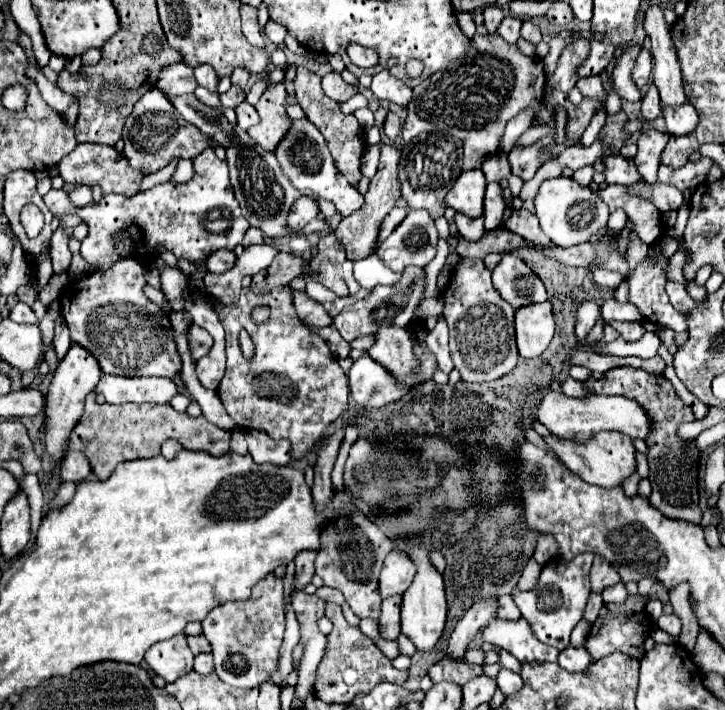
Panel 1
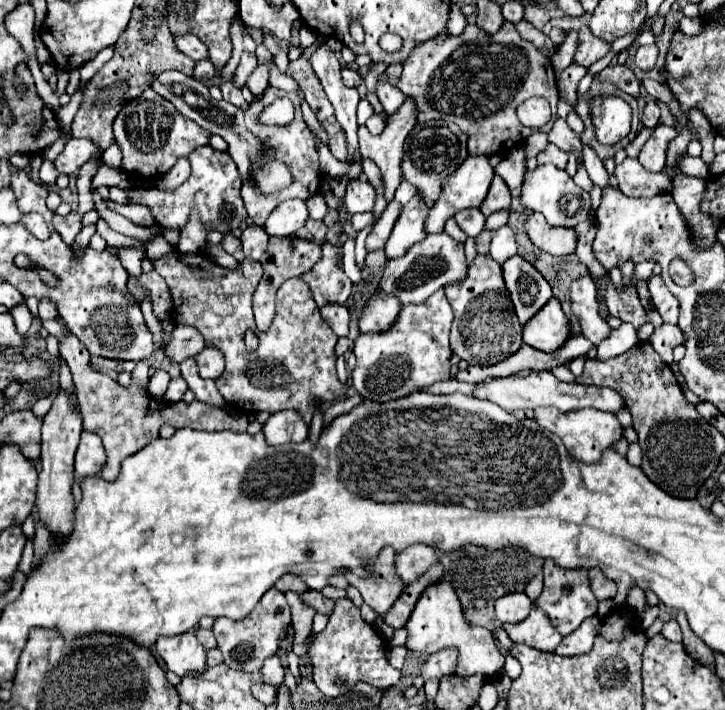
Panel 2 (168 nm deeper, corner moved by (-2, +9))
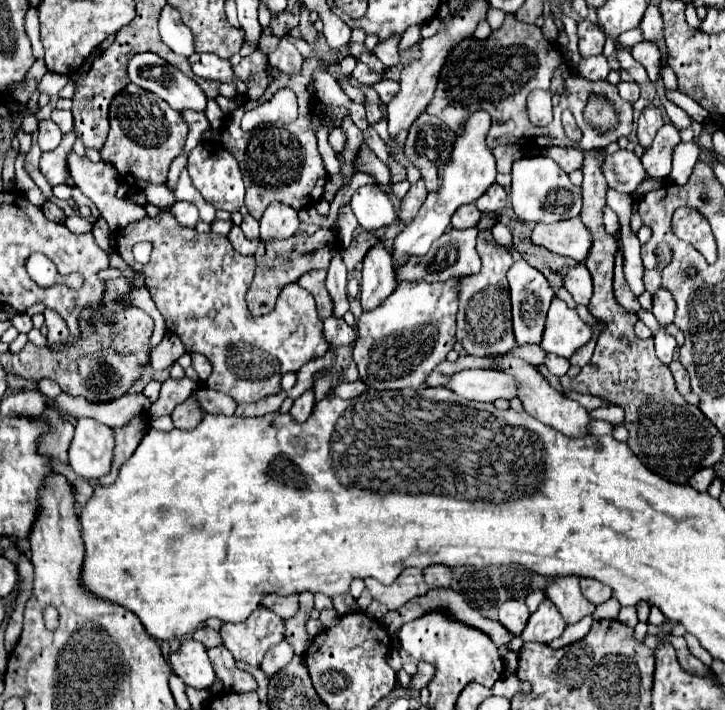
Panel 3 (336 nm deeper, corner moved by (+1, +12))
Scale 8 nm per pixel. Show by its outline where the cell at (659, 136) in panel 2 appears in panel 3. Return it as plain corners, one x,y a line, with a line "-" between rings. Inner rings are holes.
664,124
652,146
644,152
642,164
652,178
668,178
672,170
672,152
680,142
680,134
672,124

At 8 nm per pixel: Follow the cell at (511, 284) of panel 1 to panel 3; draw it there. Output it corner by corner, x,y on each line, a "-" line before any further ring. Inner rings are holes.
518,260
508,270
508,282
510,282
510,296
512,296
512,322
514,322
514,338
518,346
524,344
540,344
544,334
544,322
550,308
550,302
554,298
554,290
550,288
548,280
542,272
532,268
526,260

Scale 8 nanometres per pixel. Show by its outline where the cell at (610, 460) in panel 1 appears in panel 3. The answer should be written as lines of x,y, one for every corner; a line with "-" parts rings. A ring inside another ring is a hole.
492,356
496,358
496,364
492,366
494,370
500,370
500,372
506,372
514,378
516,382
516,392
518,392
518,398
522,400
522,406
524,410
534,416
536,420
552,426
554,430
566,434
568,438
584,438
588,436
588,422
590,422
590,416
588,416
588,410
584,410
578,402
566,398
562,392
554,390
546,380
544,376
538,372
536,366
528,364
526,360
522,358
516,358
516,356

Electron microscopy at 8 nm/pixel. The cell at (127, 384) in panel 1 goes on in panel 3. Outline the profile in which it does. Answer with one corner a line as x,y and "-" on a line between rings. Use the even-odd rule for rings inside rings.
180,378
180,380
164,380
162,382
162,390
160,390
160,398
156,404
152,404
150,412
148,412
148,420
154,422
156,418
170,414
178,404
182,404
192,392
196,392
200,388
198,380
190,380
190,378

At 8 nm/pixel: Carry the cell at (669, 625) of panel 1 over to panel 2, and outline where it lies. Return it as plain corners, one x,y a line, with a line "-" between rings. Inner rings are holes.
675,619
667,621
667,623
663,625
661,635
663,635
663,637
667,637
669,641
681,641
681,629
679,629
679,623
677,623

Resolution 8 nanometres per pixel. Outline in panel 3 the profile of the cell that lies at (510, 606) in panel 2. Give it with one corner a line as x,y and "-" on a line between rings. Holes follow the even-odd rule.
508,600
500,606
500,624
508,628
514,636
520,636
524,626
528,624
530,612
522,600

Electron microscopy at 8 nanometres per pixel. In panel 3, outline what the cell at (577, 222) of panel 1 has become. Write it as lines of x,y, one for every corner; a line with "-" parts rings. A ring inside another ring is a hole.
532,156
520,158
512,164
512,188
510,188
510,202
518,220
524,222
560,222
570,220
580,214
582,196
580,188
574,186
568,174
552,162
548,156

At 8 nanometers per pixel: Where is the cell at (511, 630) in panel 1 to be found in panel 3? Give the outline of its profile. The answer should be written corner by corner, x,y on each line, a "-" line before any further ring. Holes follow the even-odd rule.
546,598
540,608
530,616
528,626
522,632
524,642
542,642
548,644
554,638
558,638
564,632
566,624
560,616
560,612
556,610
556,606

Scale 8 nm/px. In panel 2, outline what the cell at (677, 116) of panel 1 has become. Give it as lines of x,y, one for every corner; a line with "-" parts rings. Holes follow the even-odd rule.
643,79
641,83
643,83
645,91
647,91
653,99
657,99
657,101
661,101
661,103
669,103
669,101
673,99
673,91
669,89
669,85
663,85
663,83
653,81
653,79

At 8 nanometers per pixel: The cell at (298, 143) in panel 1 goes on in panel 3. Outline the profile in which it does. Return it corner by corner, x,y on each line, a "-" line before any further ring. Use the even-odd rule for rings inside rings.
378,184
358,188
358,192
352,196
350,206
358,218
358,224
368,232
390,226
396,218
396,210
388,194

